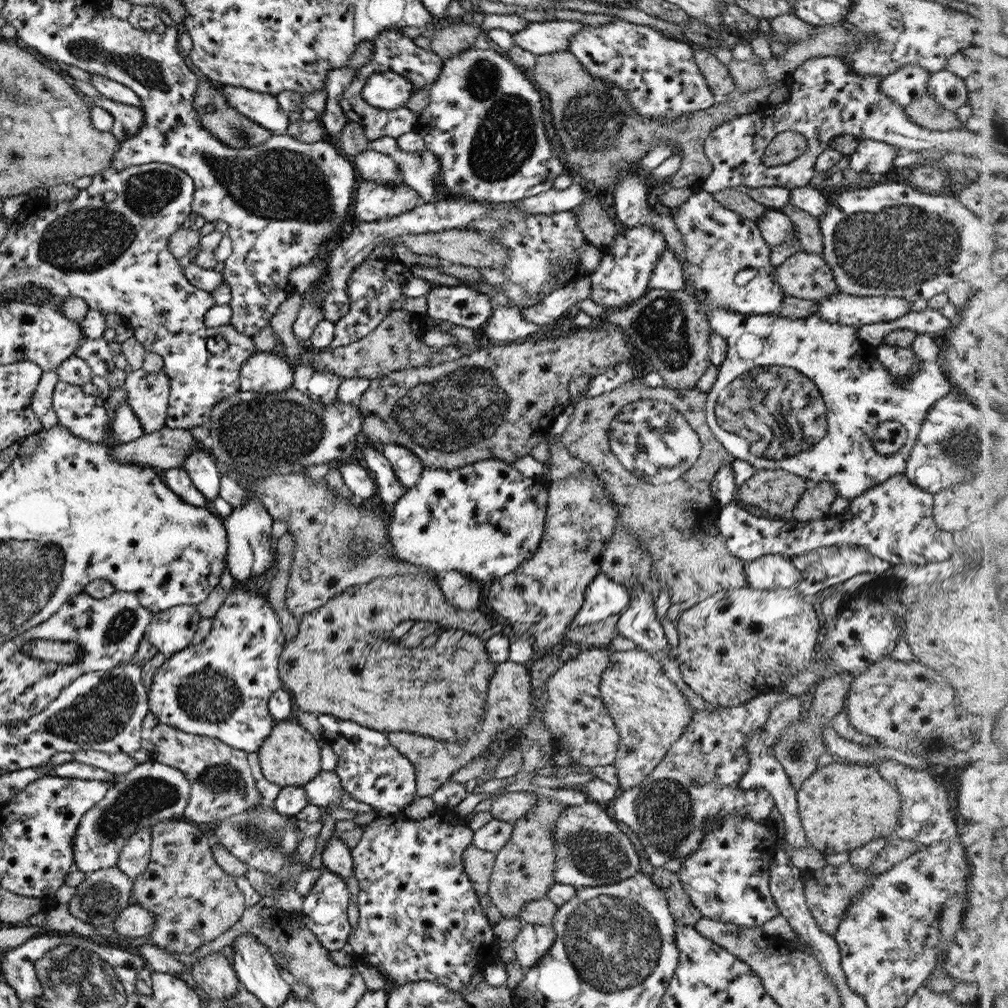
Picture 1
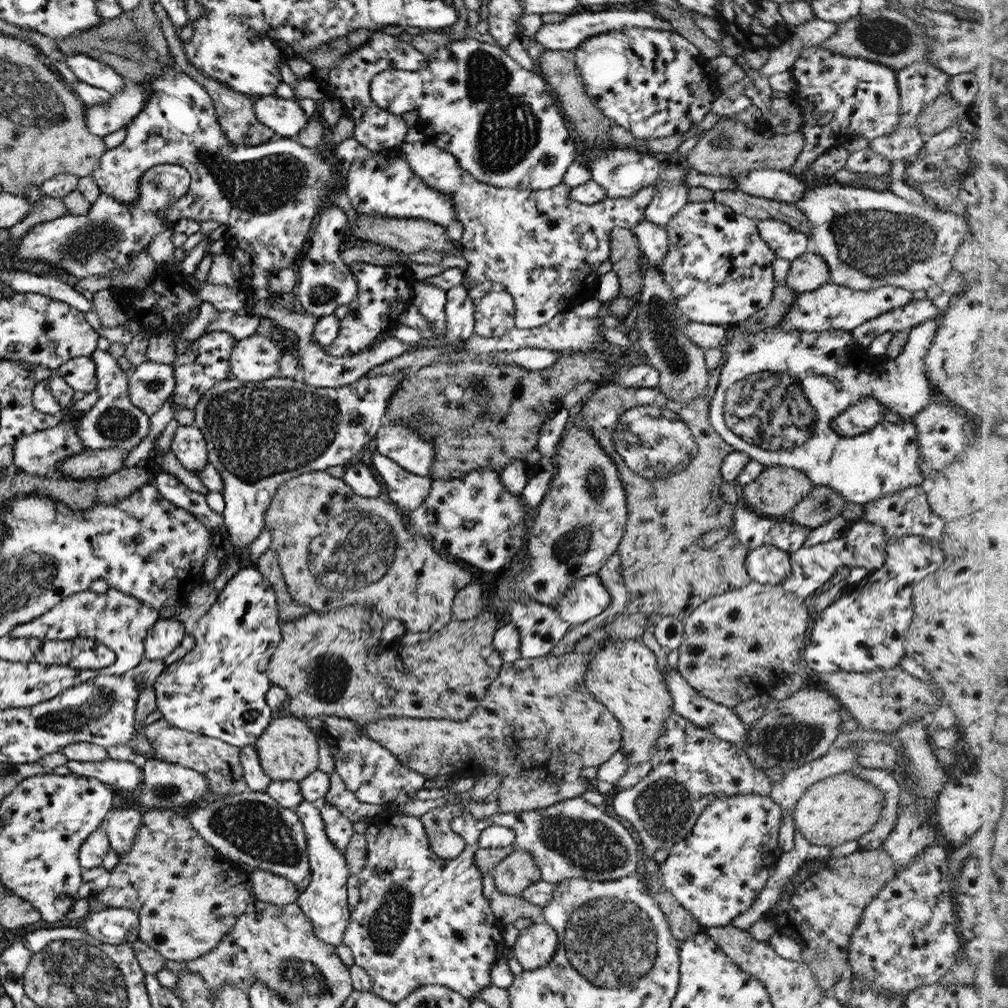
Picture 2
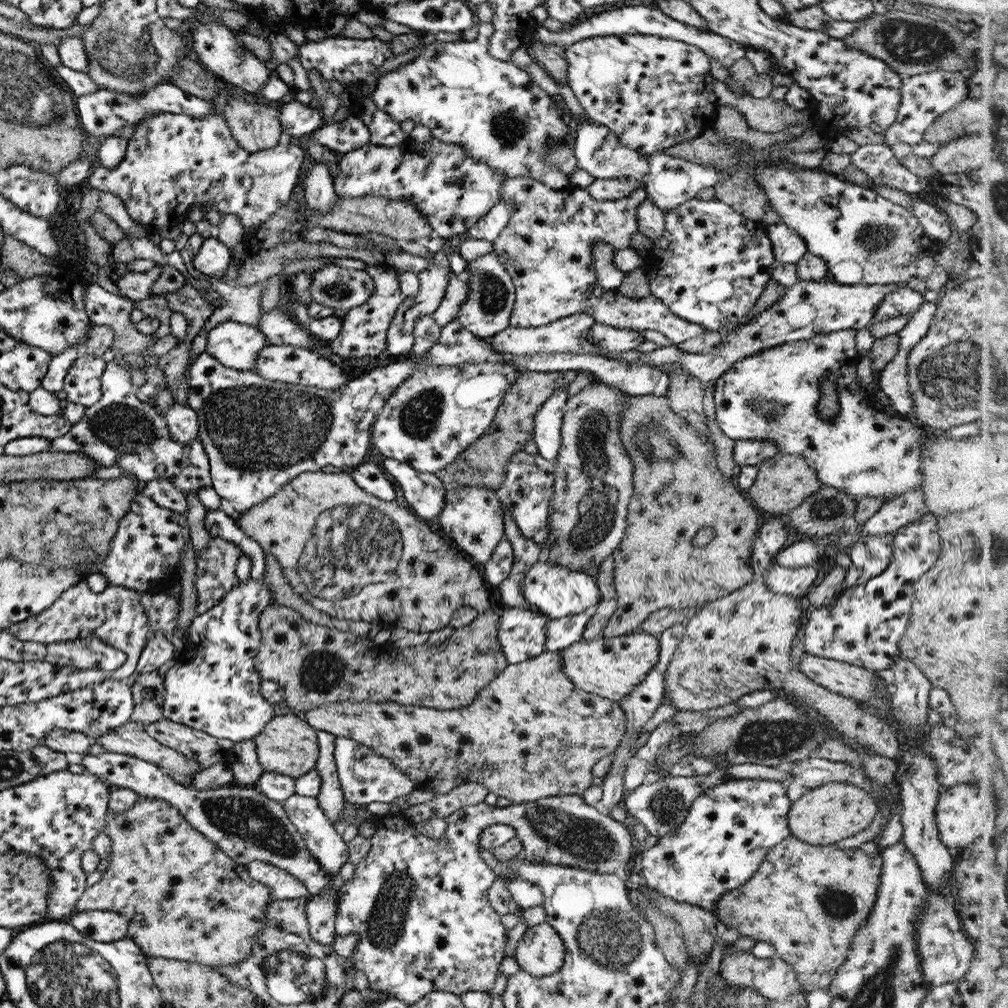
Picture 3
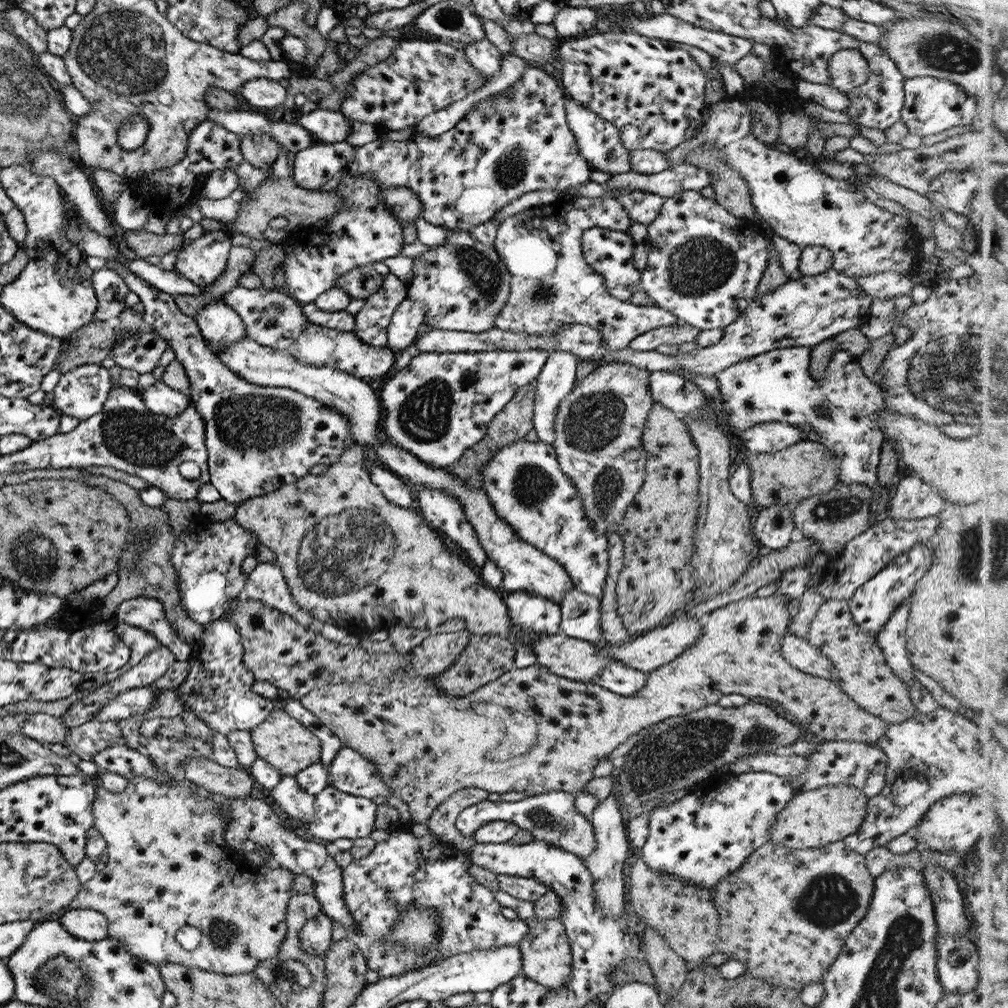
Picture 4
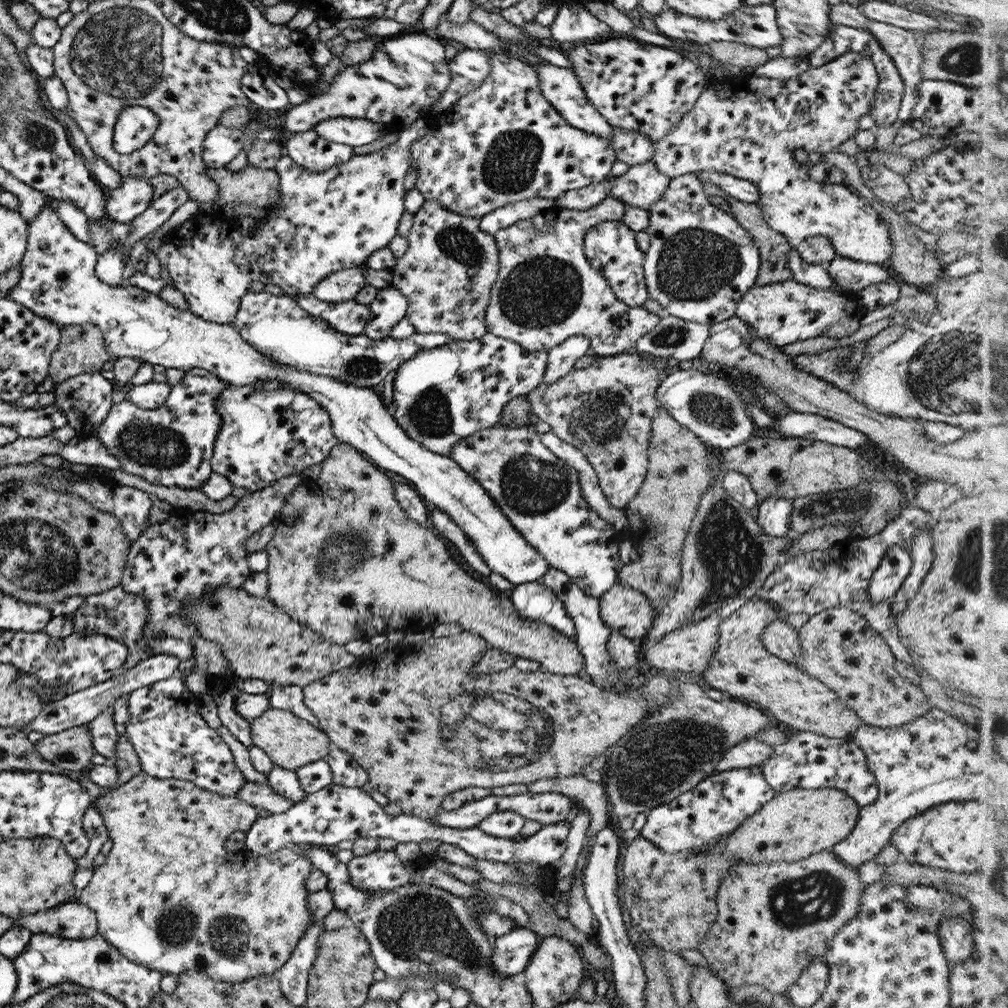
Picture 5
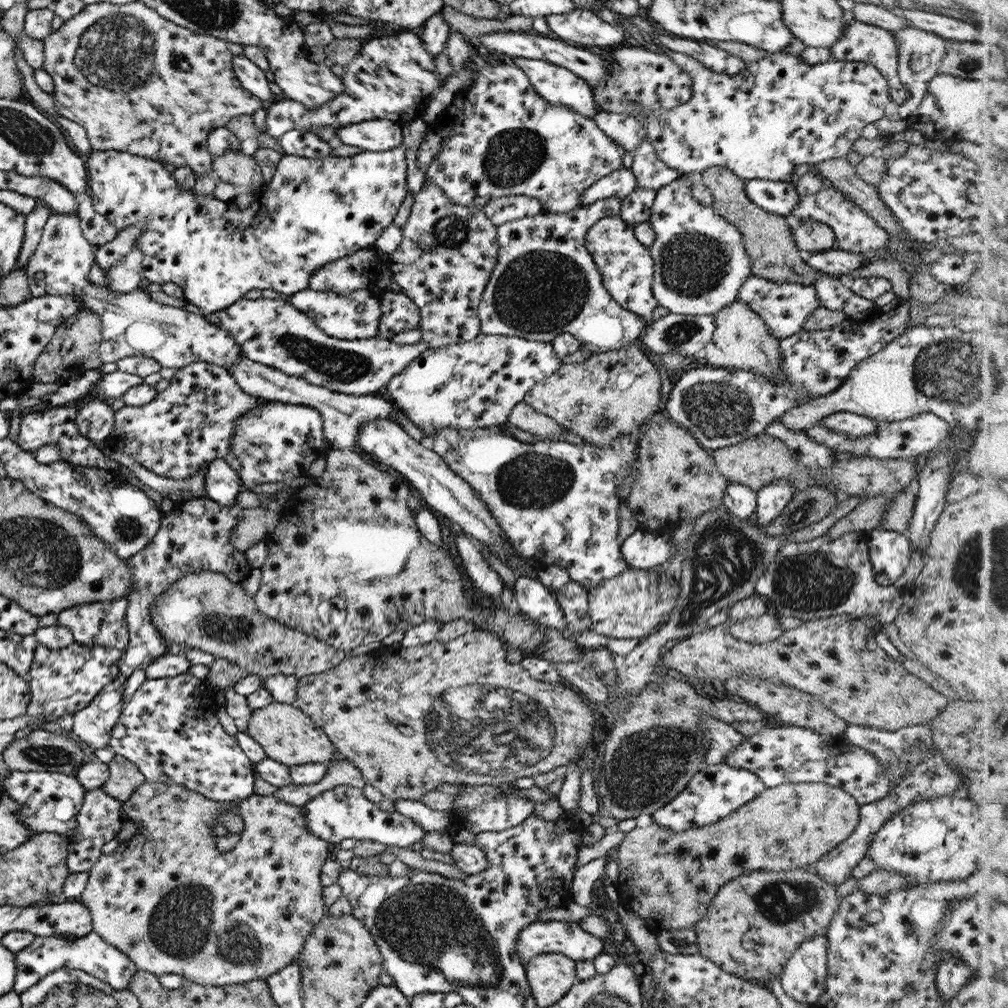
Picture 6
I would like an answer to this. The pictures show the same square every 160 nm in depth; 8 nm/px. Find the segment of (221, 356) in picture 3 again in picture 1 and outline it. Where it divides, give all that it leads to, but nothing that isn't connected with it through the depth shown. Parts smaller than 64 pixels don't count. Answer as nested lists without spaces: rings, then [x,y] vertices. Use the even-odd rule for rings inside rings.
[[[253,352],[251,357],[245,359],[241,368],[239,368],[239,388],[251,392],[285,392],[288,388],[292,388],[293,382],[293,364],[285,362],[277,356],[273,356],[271,352]]]

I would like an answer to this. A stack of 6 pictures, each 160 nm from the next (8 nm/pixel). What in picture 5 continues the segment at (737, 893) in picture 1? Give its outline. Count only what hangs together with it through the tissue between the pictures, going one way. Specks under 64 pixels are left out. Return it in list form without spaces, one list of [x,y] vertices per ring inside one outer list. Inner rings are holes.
[[[758,766],[713,771],[687,792],[682,792],[667,804],[652,808],[645,814],[640,834],[659,851],[669,854],[681,851],[706,852],[723,837],[731,835],[731,830],[735,830],[757,808],[769,802],[774,793],[763,780]]]

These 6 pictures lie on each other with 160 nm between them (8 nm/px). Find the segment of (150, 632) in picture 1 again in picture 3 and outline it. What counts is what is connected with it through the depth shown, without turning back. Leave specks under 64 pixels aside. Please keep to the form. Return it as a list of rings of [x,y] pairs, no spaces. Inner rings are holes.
[[[149,634],[139,654],[136,672],[146,673],[157,670],[161,664],[175,656],[174,648],[169,639],[161,634]]]

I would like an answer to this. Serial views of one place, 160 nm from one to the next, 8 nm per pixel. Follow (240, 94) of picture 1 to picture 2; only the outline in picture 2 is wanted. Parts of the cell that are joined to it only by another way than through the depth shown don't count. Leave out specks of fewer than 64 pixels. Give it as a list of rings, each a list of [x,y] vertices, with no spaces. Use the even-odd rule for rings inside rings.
[[[273,95],[252,97],[252,107],[257,120],[281,137],[293,138],[307,124],[307,117],[294,98]]]

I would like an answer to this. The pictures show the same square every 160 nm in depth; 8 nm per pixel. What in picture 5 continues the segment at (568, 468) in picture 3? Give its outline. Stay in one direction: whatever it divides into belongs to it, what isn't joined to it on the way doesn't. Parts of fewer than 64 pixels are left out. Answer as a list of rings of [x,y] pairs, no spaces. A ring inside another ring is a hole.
[[[630,351],[614,356],[595,357],[587,368],[573,368],[550,384],[541,382],[526,396],[532,414],[545,422],[559,440],[571,444],[585,456],[596,474],[597,486],[601,488],[607,503],[623,510],[637,494],[646,475],[648,436],[653,415],[659,406],[656,390],[660,382],[657,370],[651,366],[649,358]]]

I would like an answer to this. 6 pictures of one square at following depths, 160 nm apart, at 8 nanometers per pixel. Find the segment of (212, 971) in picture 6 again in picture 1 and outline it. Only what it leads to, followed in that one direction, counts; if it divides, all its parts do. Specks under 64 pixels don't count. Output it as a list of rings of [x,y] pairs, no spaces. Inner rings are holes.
[[[184,819],[163,820],[149,828],[150,850],[146,869],[132,880],[131,904],[146,908],[154,918],[153,930],[145,936],[160,949],[190,954],[231,928],[243,912],[243,895],[235,887],[235,877],[227,875],[211,857],[212,839],[203,827]]]

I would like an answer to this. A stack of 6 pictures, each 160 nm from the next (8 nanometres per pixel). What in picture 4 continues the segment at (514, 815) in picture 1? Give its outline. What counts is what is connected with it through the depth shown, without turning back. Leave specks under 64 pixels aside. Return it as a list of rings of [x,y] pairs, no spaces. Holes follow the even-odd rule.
[[[773,594],[766,597],[745,597],[737,599],[735,602],[723,605],[722,607],[712,610],[706,615],[705,622],[702,624],[702,629],[698,639],[691,643],[679,656],[676,656],[673,660],[670,660],[667,664],[647,672],[645,676],[645,684],[641,690],[637,691],[635,695],[631,696],[619,696],[609,692],[601,686],[593,684],[585,684],[584,682],[577,682],[566,679],[562,676],[554,675],[550,673],[545,667],[542,667],[539,663],[535,662],[531,666],[525,668],[515,668],[514,666],[507,672],[504,672],[499,679],[491,681],[490,683],[484,684],[479,688],[476,688],[473,692],[465,696],[455,698],[449,695],[443,695],[442,692],[438,692],[438,688],[434,686],[434,678],[437,673],[444,671],[446,666],[449,666],[457,655],[465,648],[468,643],[470,632],[465,628],[455,632],[448,633],[437,633],[433,632],[427,638],[424,638],[415,648],[409,651],[410,659],[406,663],[405,669],[401,673],[392,674],[390,678],[375,678],[372,680],[356,680],[354,682],[341,681],[339,684],[329,684],[321,688],[315,688],[308,692],[306,696],[303,696],[299,700],[299,704],[305,708],[305,710],[311,712],[313,716],[317,717],[319,722],[323,724],[329,731],[339,740],[342,747],[352,748],[355,752],[373,762],[375,768],[377,768],[378,775],[381,776],[381,780],[386,784],[386,787],[390,790],[390,794],[400,798],[408,806],[408,812],[411,816],[412,823],[426,824],[429,815],[435,807],[443,802],[448,796],[451,796],[455,791],[461,790],[462,788],[480,788],[489,792],[497,792],[501,794],[504,792],[526,792],[528,796],[541,794],[549,791],[563,791],[568,793],[575,792],[578,794],[586,782],[593,778],[593,768],[596,764],[605,759],[606,756],[617,748],[620,744],[625,742],[629,736],[636,735],[638,731],[643,732],[645,728],[650,728],[653,724],[658,724],[660,720],[667,719],[668,717],[676,717],[682,715],[688,715],[705,705],[716,705],[717,700],[728,694],[739,694],[747,699],[756,700],[757,698],[763,698],[770,700],[778,704],[787,712],[789,718],[796,718],[799,722],[799,726],[807,733],[808,736],[818,736],[825,741],[854,741],[857,743],[864,743],[865,745],[873,745],[875,741],[879,741],[885,729],[889,726],[881,719],[872,716],[858,708],[853,701],[847,697],[847,693],[844,693],[841,689],[837,688],[835,683],[819,678],[818,676],[811,676],[805,674],[800,670],[797,670],[794,666],[791,666],[784,657],[781,656],[780,646],[781,638],[788,630],[788,623],[791,617],[787,612],[788,600],[779,594]]]

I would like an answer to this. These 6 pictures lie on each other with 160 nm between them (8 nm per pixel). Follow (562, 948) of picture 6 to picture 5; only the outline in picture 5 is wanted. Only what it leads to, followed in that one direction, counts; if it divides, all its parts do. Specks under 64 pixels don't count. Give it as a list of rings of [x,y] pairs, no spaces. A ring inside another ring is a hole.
[[[525,927],[494,938],[489,957],[493,973],[499,977],[520,977],[540,938]]]

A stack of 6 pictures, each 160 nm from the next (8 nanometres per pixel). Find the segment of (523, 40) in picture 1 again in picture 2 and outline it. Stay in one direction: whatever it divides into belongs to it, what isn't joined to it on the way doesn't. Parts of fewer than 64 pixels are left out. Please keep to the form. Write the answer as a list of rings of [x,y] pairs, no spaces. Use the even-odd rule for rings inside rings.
[[[581,8],[578,12],[569,14],[561,22],[555,24],[542,23],[537,29],[535,36],[535,42],[542,46],[544,50],[571,51],[577,47],[583,40],[590,38],[591,36],[597,36],[602,32],[610,30],[622,29],[625,27],[637,27],[637,28],[652,28],[653,30],[671,31],[672,26],[663,20],[655,12],[649,13],[641,9],[614,9],[604,11],[593,11],[591,9]]]

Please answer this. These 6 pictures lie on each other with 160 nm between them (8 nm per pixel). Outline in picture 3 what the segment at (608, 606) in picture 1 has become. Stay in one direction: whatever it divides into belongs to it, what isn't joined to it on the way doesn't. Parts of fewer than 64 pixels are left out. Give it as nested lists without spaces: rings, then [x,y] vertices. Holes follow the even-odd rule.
[[[540,557],[524,572],[520,589],[524,599],[531,606],[545,613],[548,618],[557,619],[573,616],[596,606],[600,600],[600,592],[595,579],[595,577],[583,572],[571,572],[564,566],[548,562]]]

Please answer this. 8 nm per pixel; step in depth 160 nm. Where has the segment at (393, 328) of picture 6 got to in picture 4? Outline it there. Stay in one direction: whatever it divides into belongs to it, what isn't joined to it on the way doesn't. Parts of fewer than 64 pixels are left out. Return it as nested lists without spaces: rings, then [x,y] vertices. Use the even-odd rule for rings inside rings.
[[[391,273],[383,275],[381,286],[371,294],[354,314],[350,332],[363,344],[386,345],[386,328],[397,305],[406,298],[406,286]]]

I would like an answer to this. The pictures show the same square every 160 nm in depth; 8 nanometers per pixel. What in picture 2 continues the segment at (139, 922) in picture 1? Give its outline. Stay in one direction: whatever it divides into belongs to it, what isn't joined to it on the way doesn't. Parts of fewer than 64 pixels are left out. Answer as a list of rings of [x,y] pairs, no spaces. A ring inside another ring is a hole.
[[[113,907],[99,908],[97,910],[91,910],[86,917],[83,925],[81,924],[79,927],[101,943],[130,944],[138,939],[138,914],[132,910]]]

